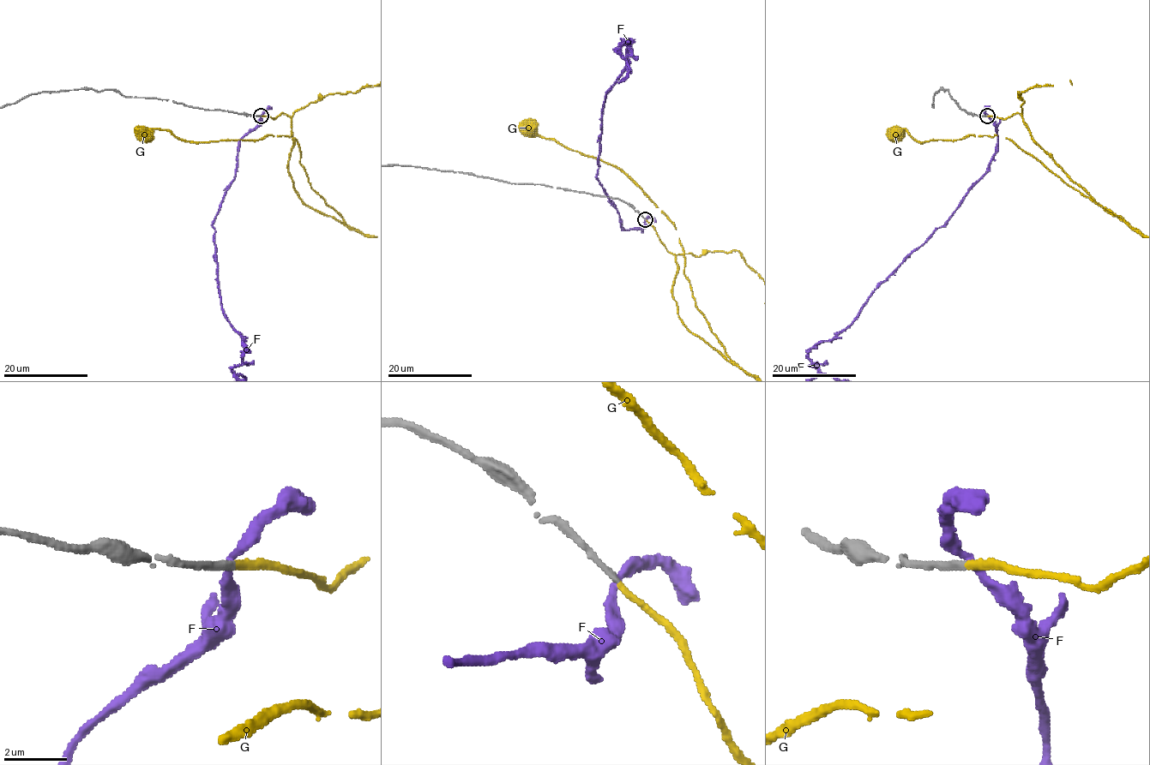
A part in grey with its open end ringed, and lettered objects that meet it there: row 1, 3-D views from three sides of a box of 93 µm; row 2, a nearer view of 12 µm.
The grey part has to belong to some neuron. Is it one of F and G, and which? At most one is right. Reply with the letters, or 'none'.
G

